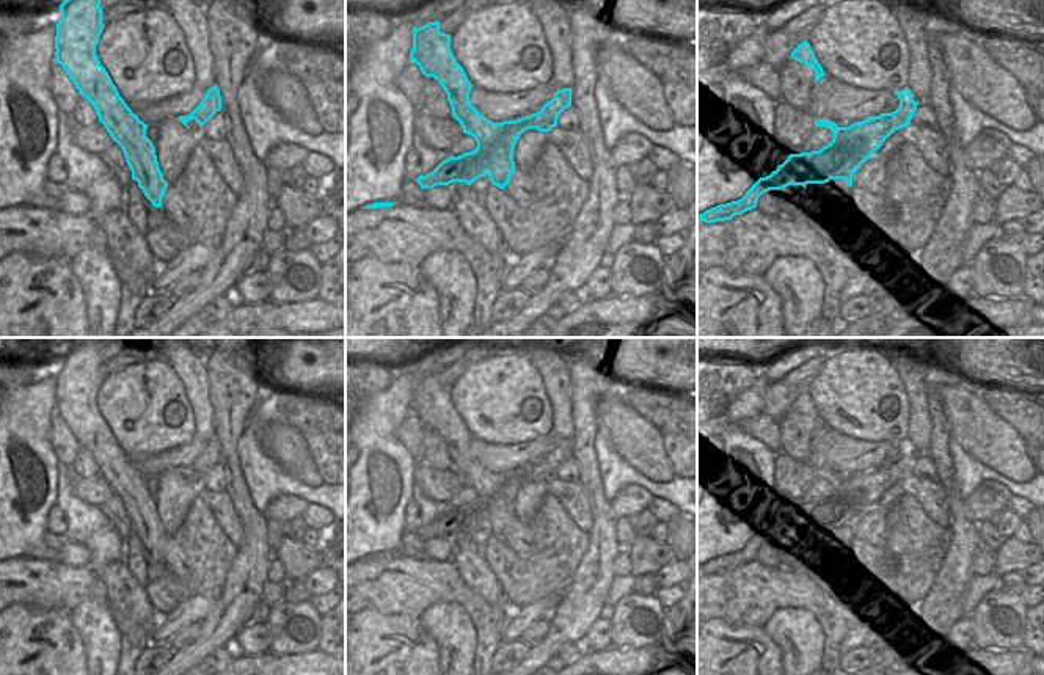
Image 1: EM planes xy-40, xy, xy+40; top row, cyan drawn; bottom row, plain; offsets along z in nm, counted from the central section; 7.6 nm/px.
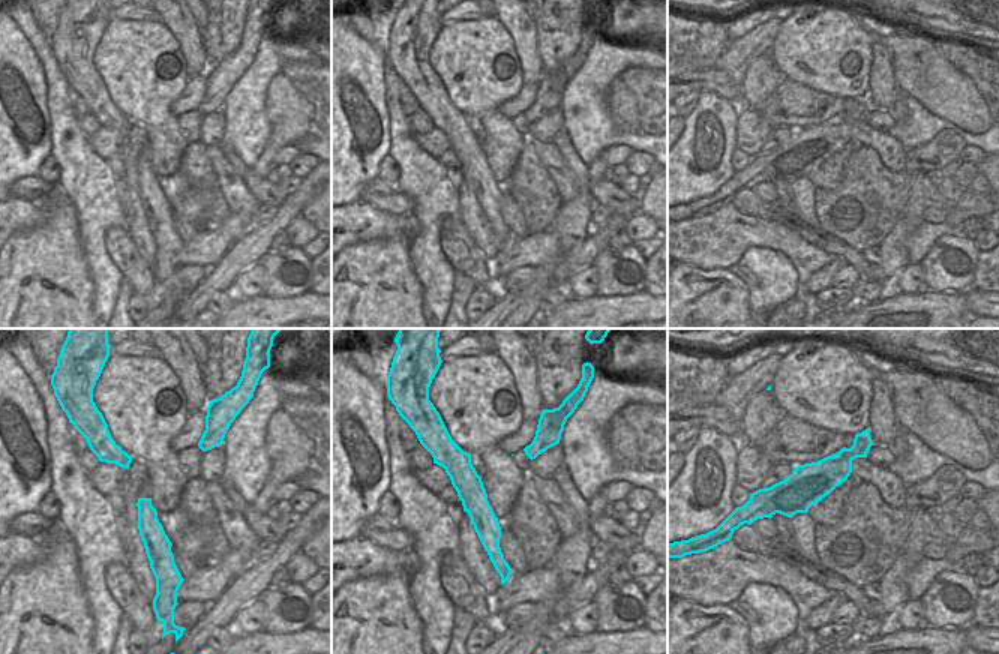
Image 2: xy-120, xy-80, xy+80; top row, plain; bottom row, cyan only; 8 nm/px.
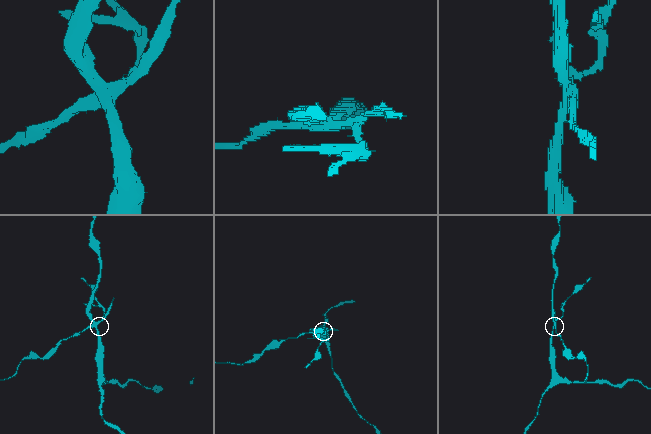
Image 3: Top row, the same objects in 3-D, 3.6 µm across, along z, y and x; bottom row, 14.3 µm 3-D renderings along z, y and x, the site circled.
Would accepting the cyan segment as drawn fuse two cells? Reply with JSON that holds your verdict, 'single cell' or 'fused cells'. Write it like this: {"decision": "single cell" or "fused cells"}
{"decision": "fused cells"}

